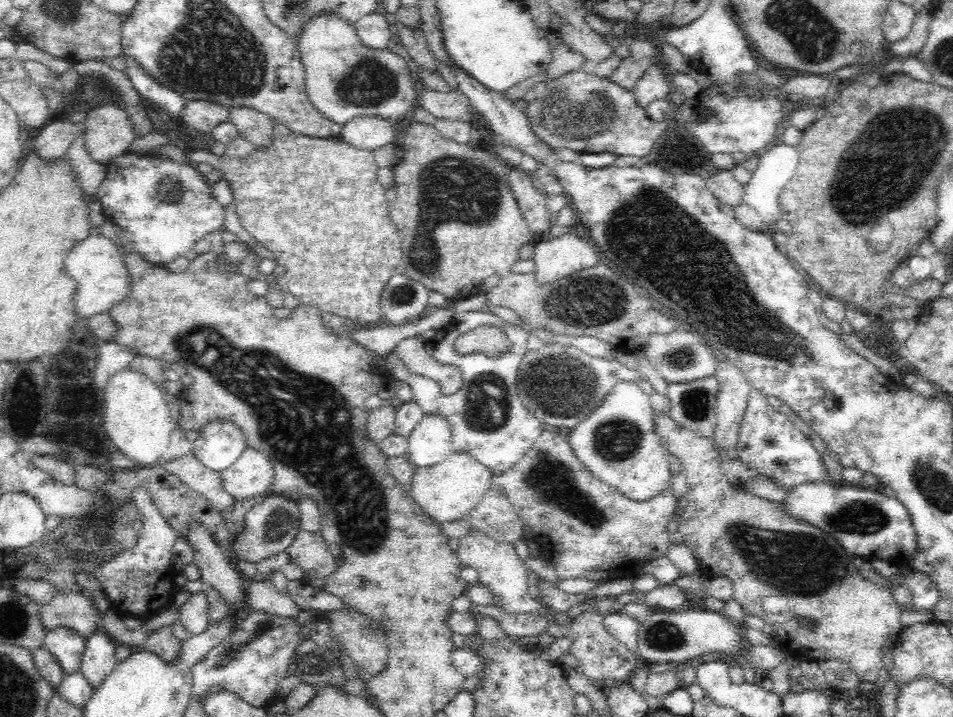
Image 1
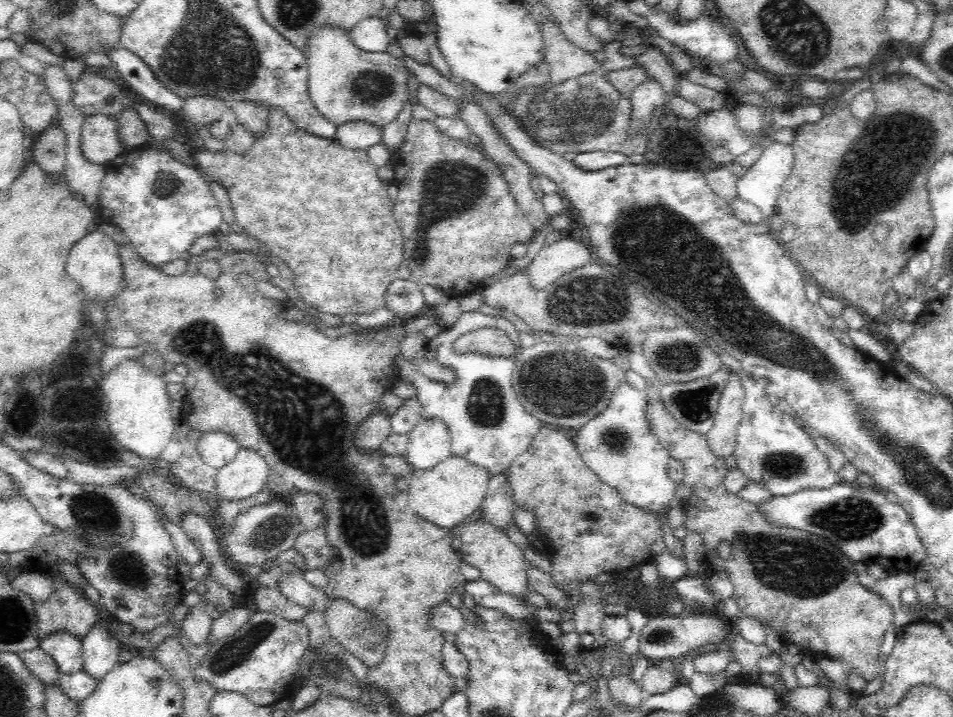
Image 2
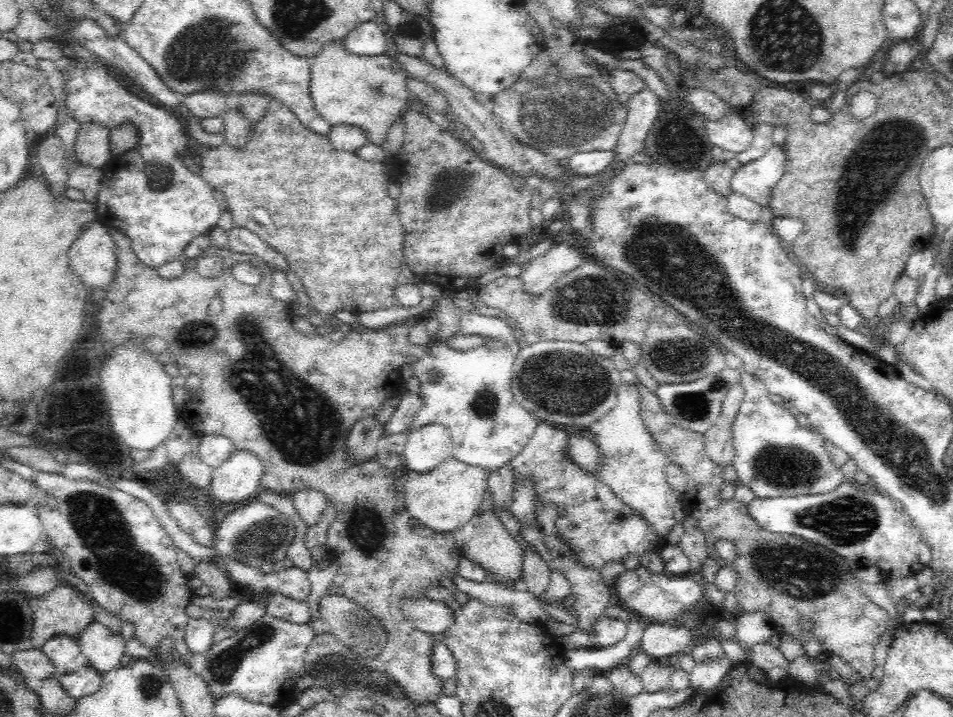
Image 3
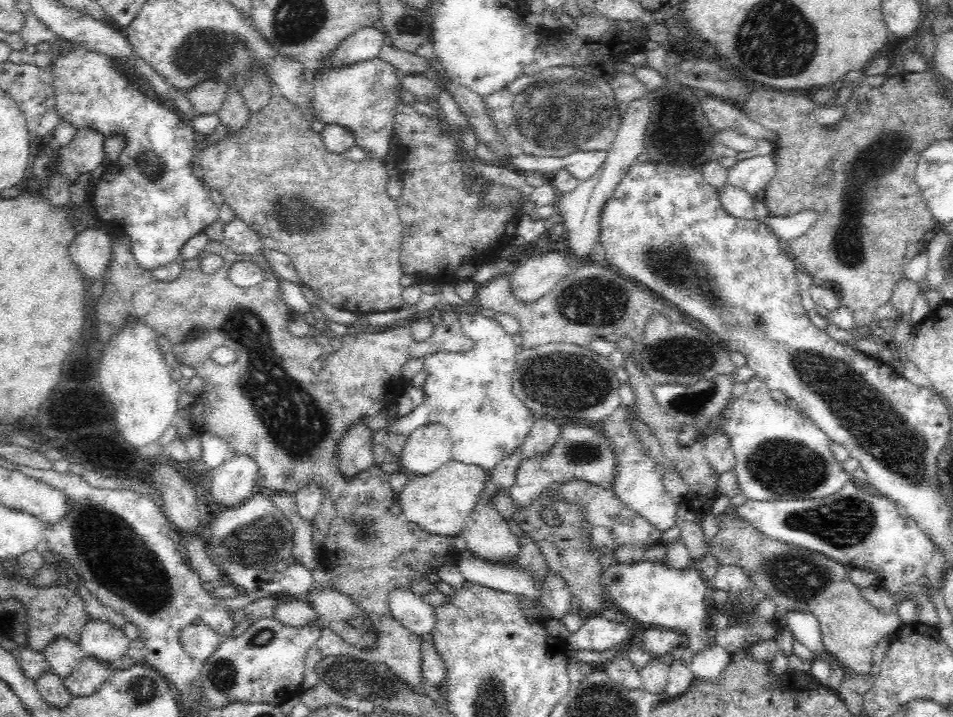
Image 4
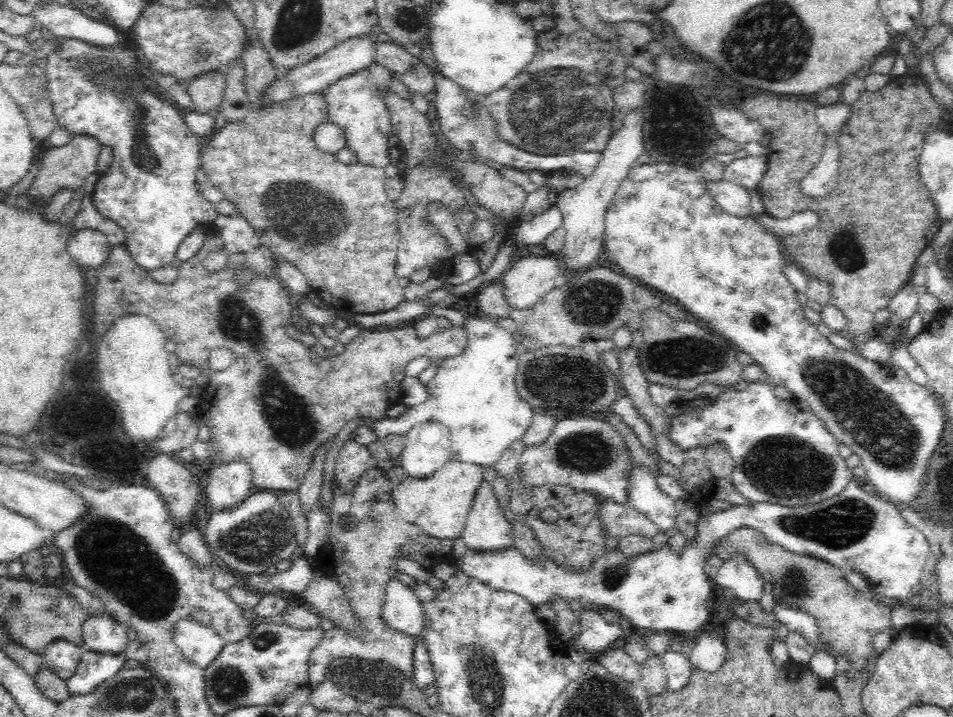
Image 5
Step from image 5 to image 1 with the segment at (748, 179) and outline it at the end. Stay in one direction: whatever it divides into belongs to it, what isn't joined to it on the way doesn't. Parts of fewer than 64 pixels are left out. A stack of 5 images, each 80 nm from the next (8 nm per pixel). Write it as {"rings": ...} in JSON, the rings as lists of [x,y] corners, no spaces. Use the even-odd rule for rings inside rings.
{"rings":[[[780,142],[761,154],[757,168],[755,168],[756,171],[752,173],[752,178],[747,182],[747,185],[743,186],[744,203],[751,206],[760,215],[767,230],[775,230],[777,221],[782,218],[778,196],[793,177],[798,161],[797,147]]]}

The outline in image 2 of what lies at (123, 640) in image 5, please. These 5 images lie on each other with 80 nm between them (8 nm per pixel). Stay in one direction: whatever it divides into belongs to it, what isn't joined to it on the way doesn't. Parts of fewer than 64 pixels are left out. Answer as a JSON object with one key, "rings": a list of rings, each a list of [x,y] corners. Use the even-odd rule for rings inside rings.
{"rings":[[[103,618],[96,623],[82,641],[83,664],[82,669],[98,684],[118,662],[118,654],[123,648],[118,637],[114,636]]]}

